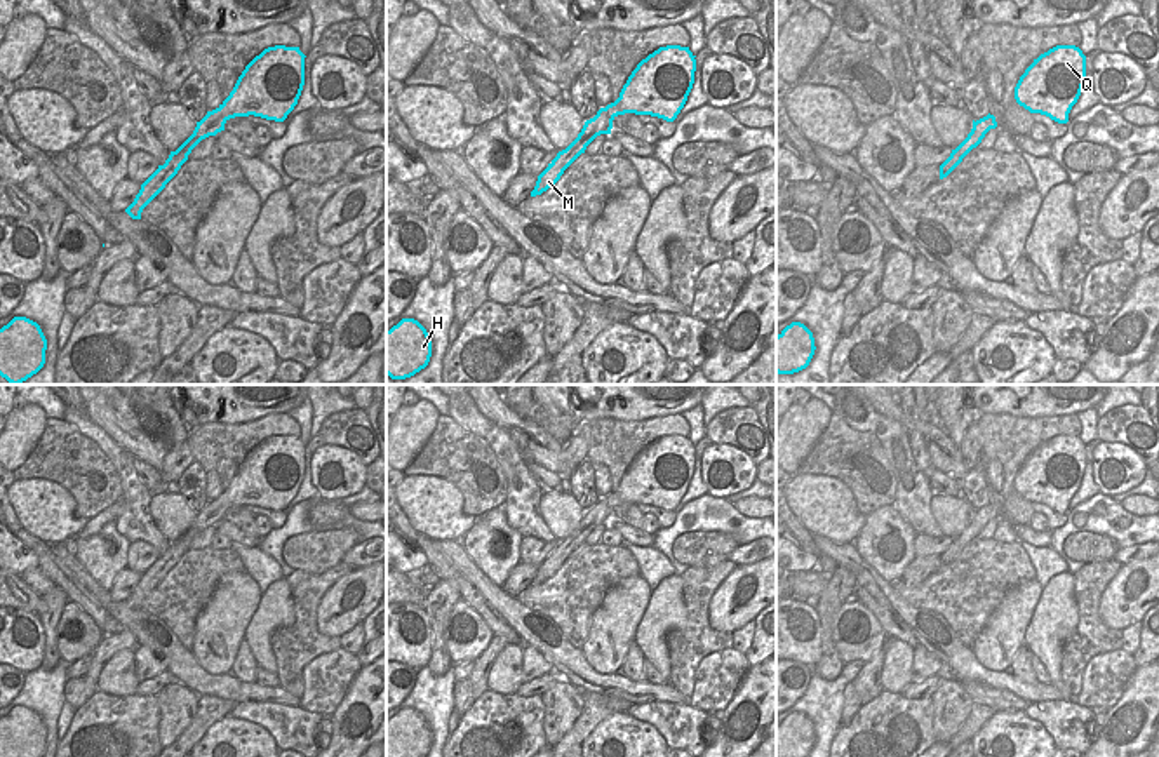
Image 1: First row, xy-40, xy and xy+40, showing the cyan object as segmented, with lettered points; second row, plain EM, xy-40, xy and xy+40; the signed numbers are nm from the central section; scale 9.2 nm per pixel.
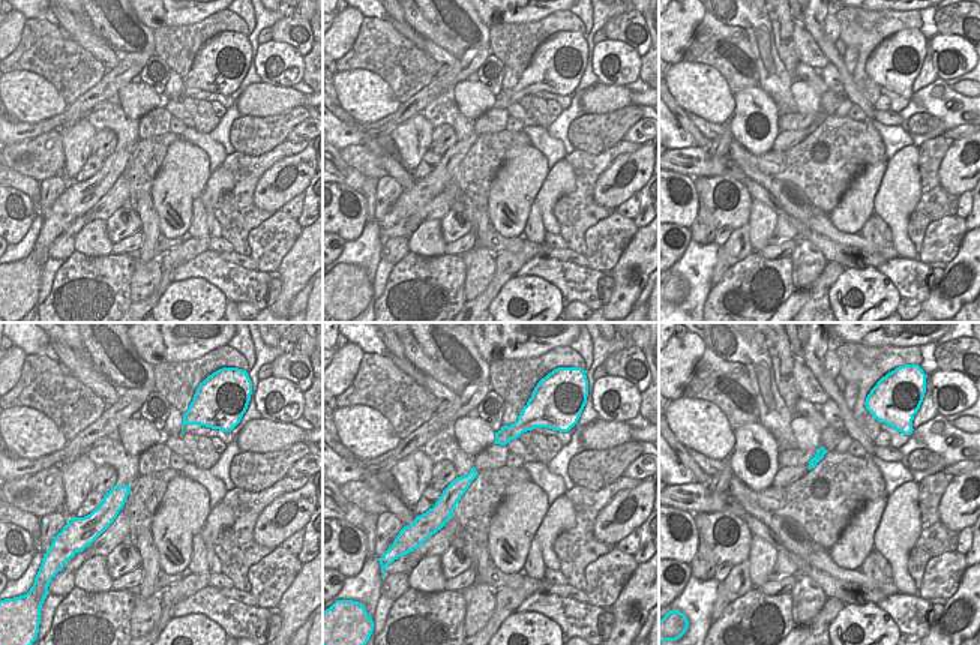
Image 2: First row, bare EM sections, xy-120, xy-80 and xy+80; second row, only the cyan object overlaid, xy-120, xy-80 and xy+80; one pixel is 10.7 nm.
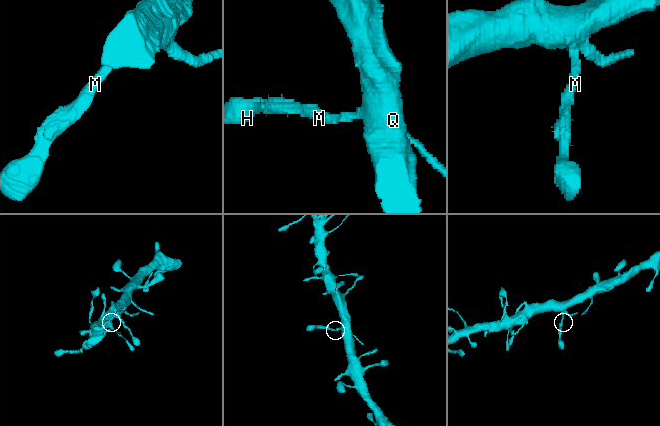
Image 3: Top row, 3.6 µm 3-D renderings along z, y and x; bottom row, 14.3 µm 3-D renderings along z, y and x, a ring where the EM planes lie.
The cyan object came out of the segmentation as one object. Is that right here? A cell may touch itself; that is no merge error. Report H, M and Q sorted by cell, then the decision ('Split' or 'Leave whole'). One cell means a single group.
Groups: H M Q. Leave whole

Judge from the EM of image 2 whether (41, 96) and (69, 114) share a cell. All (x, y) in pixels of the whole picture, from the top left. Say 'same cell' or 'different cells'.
different cells

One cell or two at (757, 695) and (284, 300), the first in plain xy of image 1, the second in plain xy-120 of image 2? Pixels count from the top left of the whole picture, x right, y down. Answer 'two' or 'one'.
one

